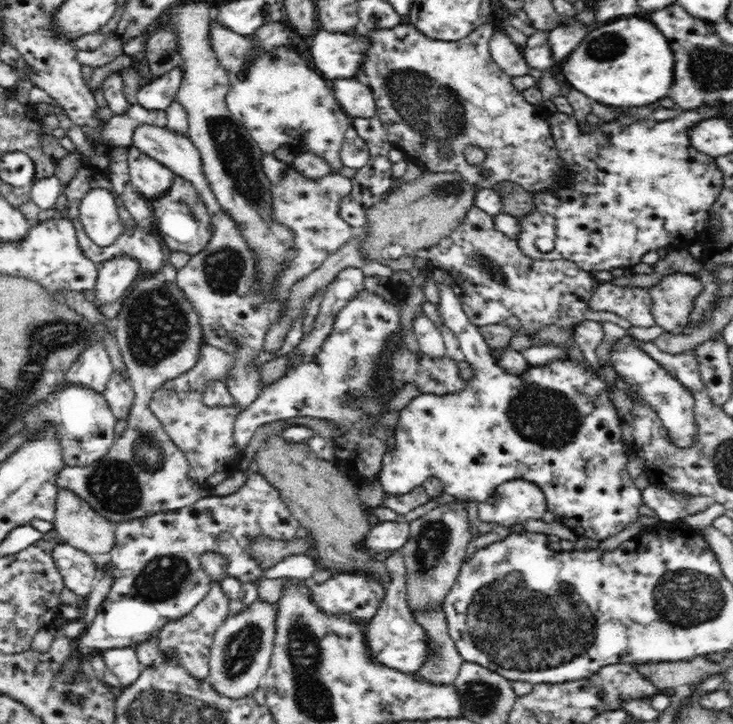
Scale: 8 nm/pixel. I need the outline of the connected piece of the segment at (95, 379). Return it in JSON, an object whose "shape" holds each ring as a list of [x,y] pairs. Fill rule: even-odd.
{"shape":[[[91,340],[90,348],[86,347],[86,352],[80,354],[76,364],[64,374],[62,383],[78,383],[79,386],[91,387],[100,392],[106,388],[114,371],[102,340],[98,342],[100,344],[92,344]]]}

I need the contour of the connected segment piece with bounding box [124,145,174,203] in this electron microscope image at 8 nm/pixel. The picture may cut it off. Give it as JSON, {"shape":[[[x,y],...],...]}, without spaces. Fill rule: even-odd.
{"shape":[[[134,145],[125,148],[124,154],[132,185],[148,202],[160,200],[173,186],[174,175],[163,163],[150,158]]]}

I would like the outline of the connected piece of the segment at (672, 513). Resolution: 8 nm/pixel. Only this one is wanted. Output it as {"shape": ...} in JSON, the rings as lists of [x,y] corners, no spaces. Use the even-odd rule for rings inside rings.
{"shape":[[[649,485],[642,491],[641,498],[642,504],[653,510],[660,521],[673,522],[688,515],[685,510],[690,496],[687,494]]]}

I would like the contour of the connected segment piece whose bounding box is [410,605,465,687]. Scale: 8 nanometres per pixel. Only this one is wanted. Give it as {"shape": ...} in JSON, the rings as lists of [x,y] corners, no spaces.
{"shape":[[[428,605],[427,608],[410,610],[411,617],[422,627],[427,640],[426,660],[422,660],[422,666],[410,674],[421,682],[440,684],[440,687],[452,686],[465,661],[448,633],[443,607]]]}

